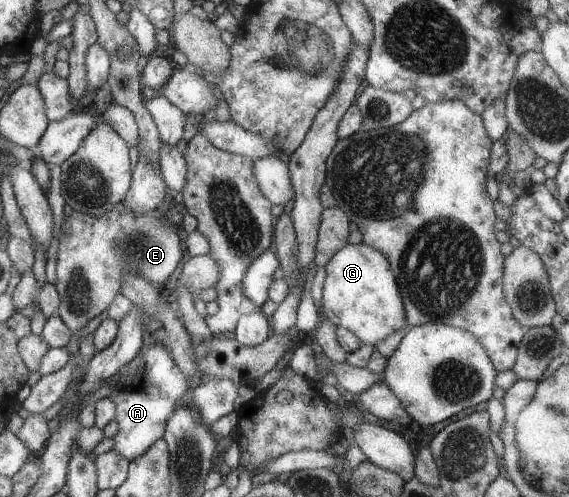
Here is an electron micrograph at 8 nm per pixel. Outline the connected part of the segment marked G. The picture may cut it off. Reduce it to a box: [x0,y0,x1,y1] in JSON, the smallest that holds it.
[322,242,408,347]

